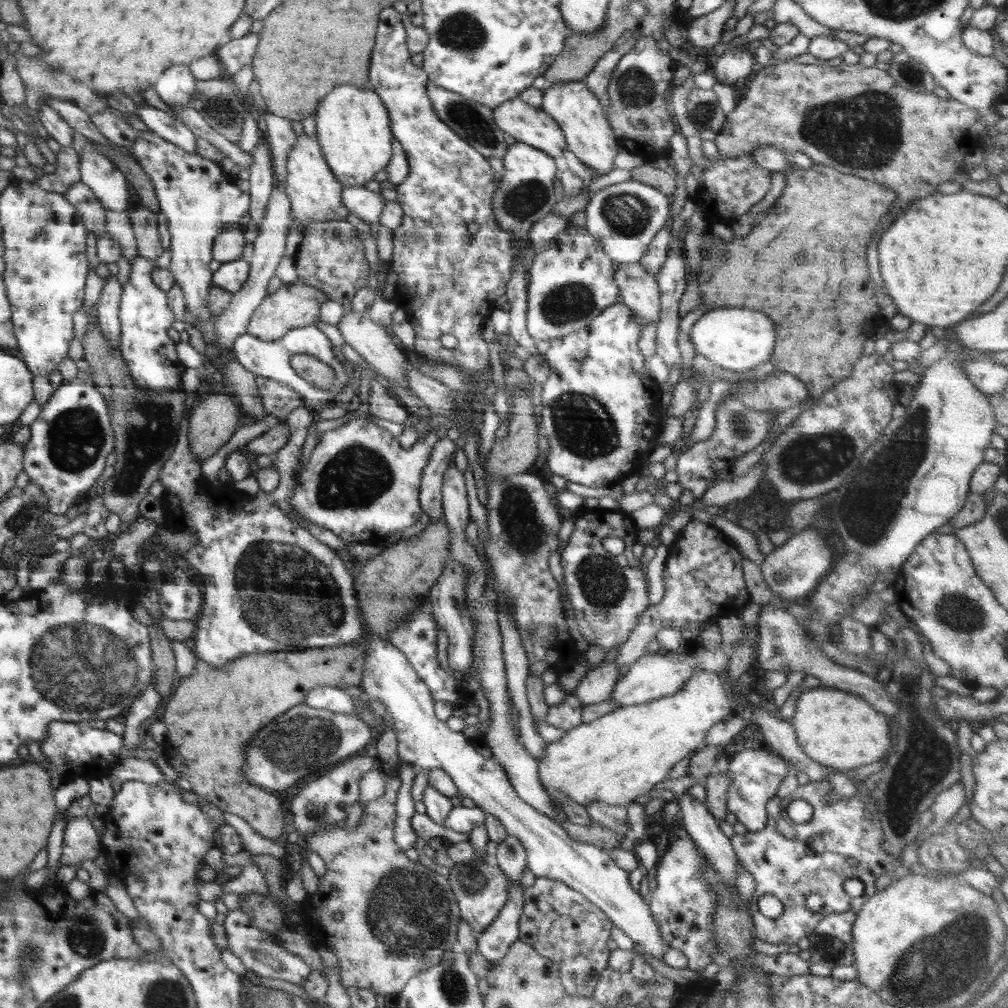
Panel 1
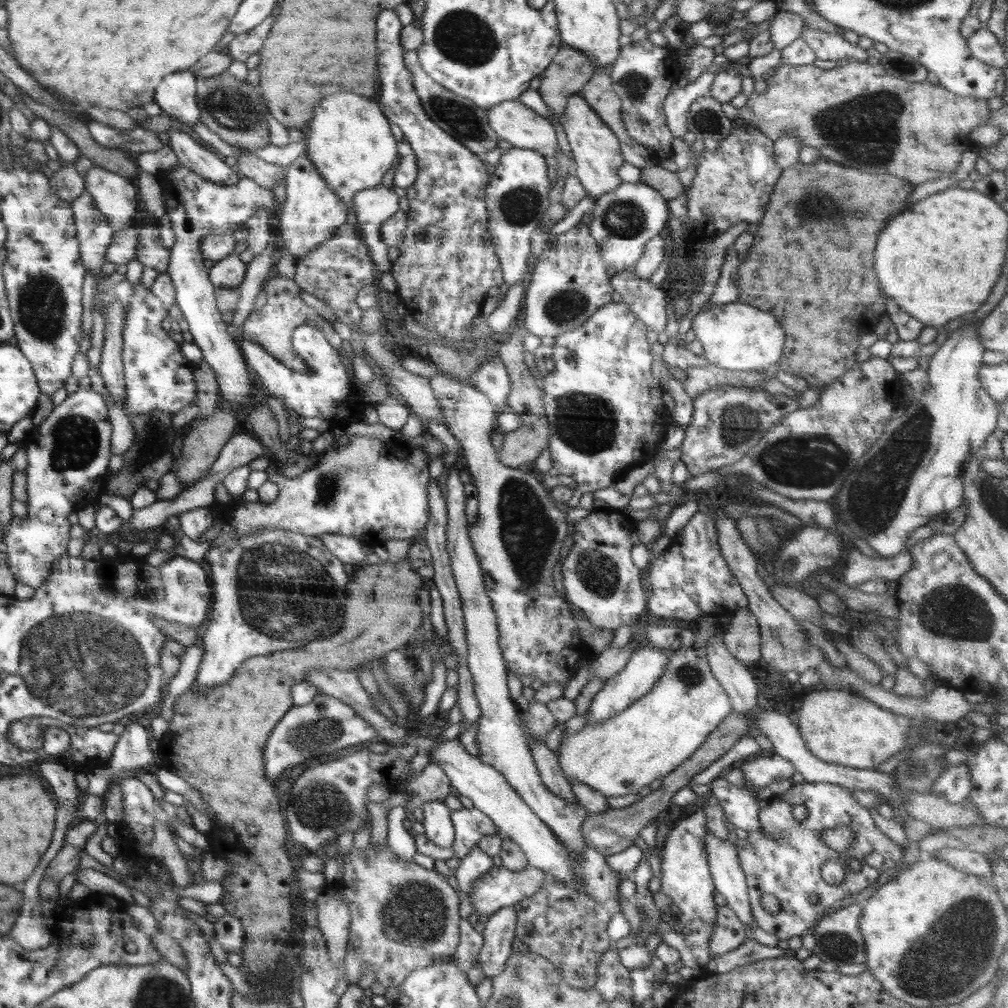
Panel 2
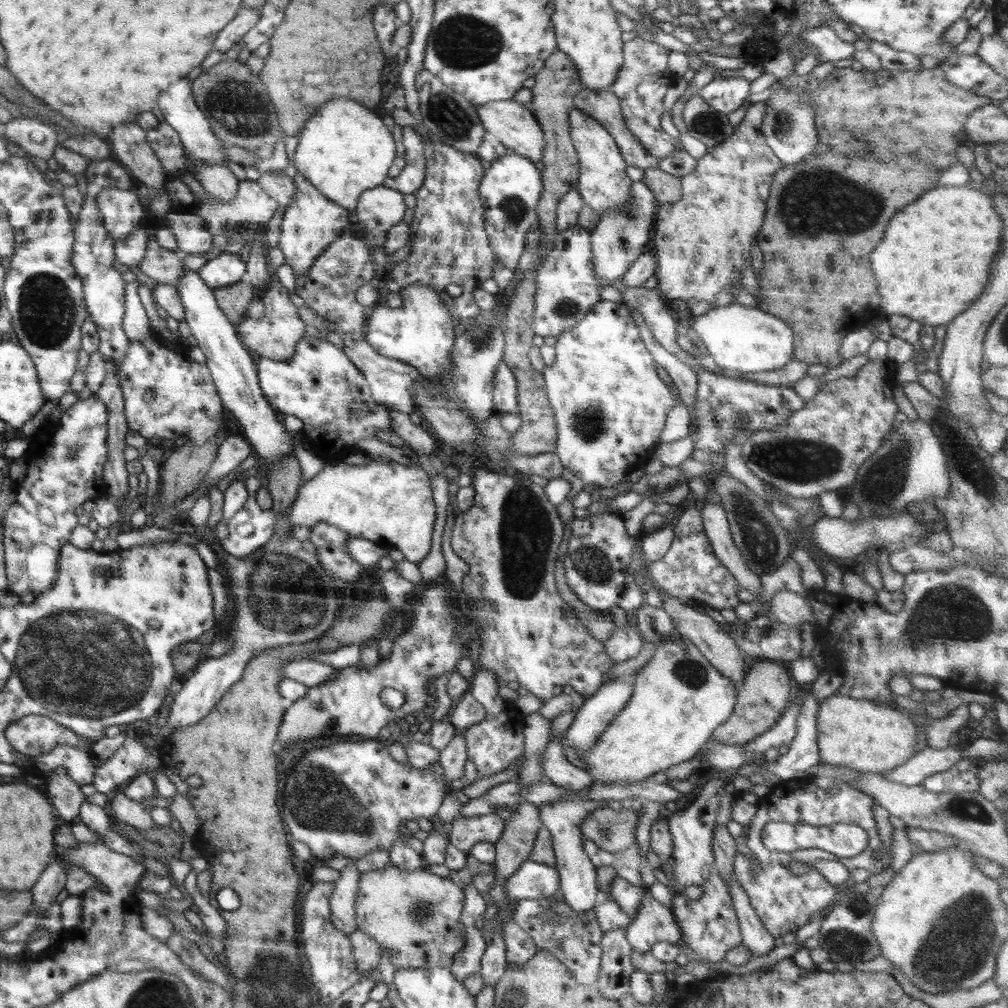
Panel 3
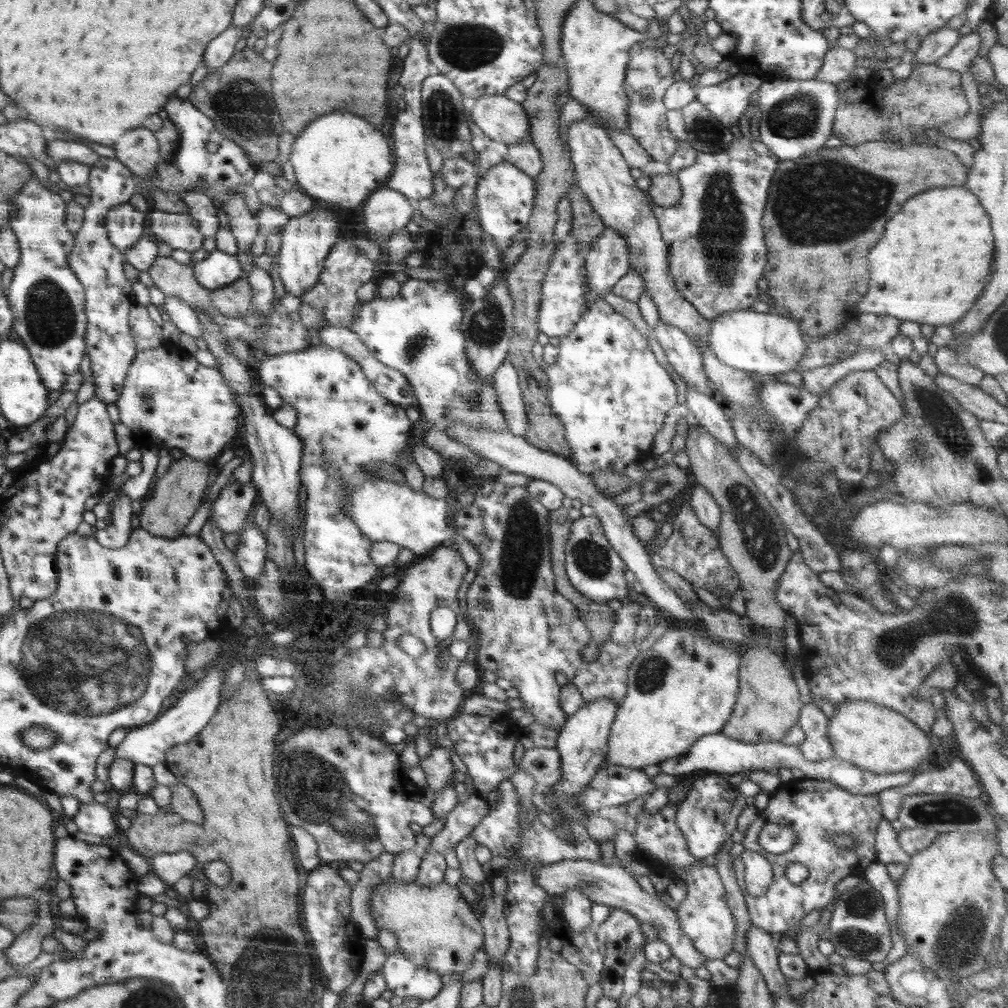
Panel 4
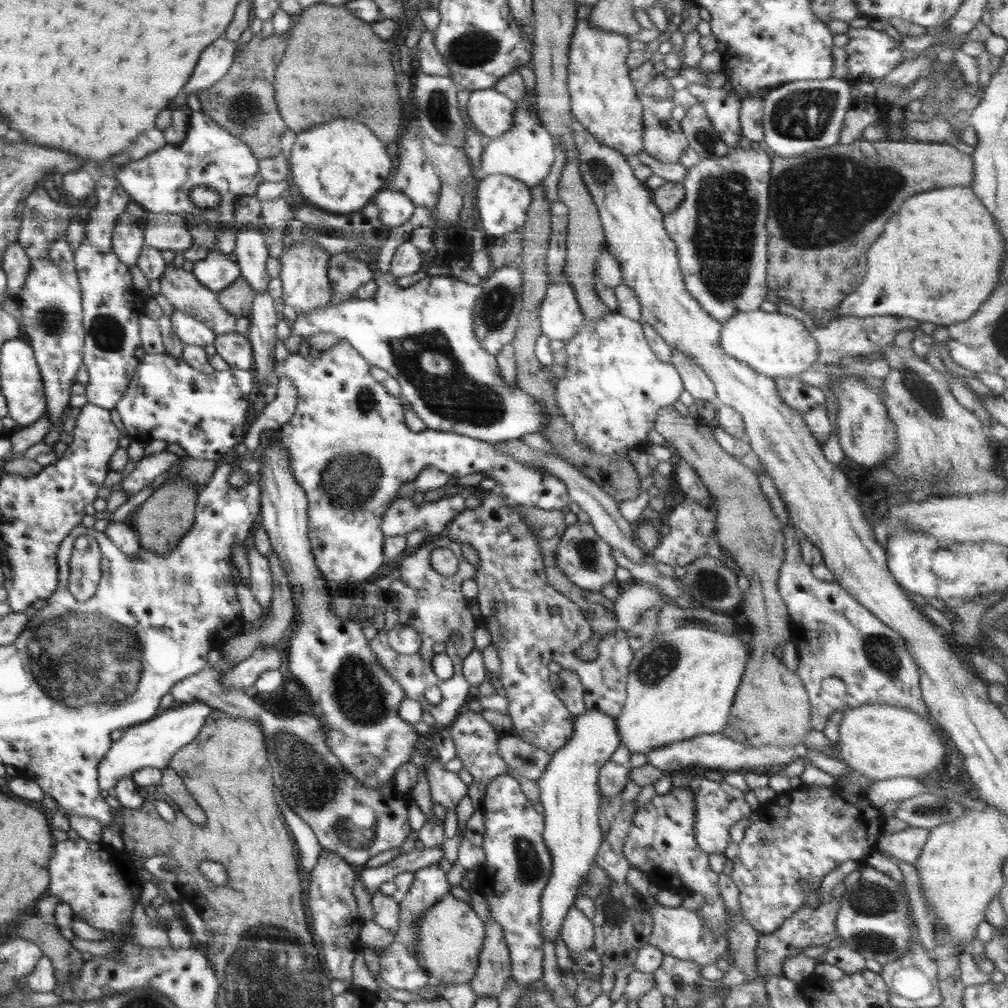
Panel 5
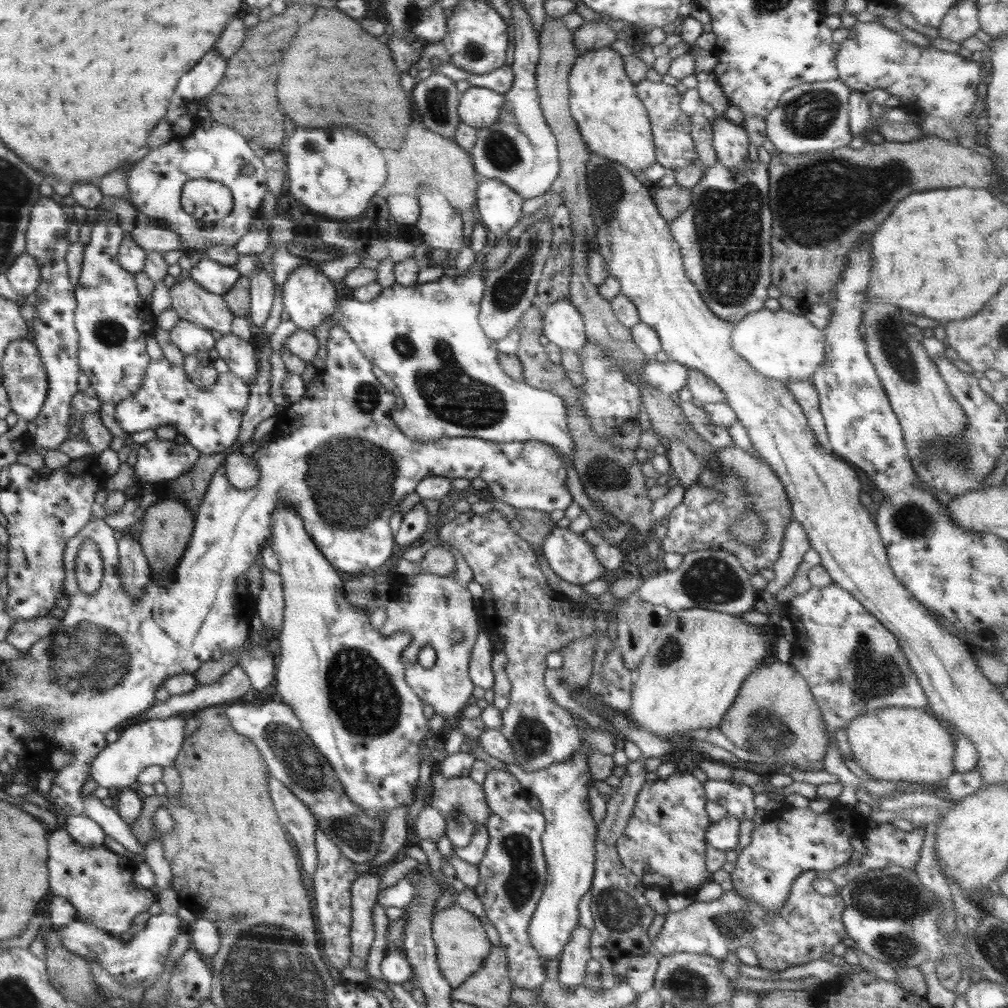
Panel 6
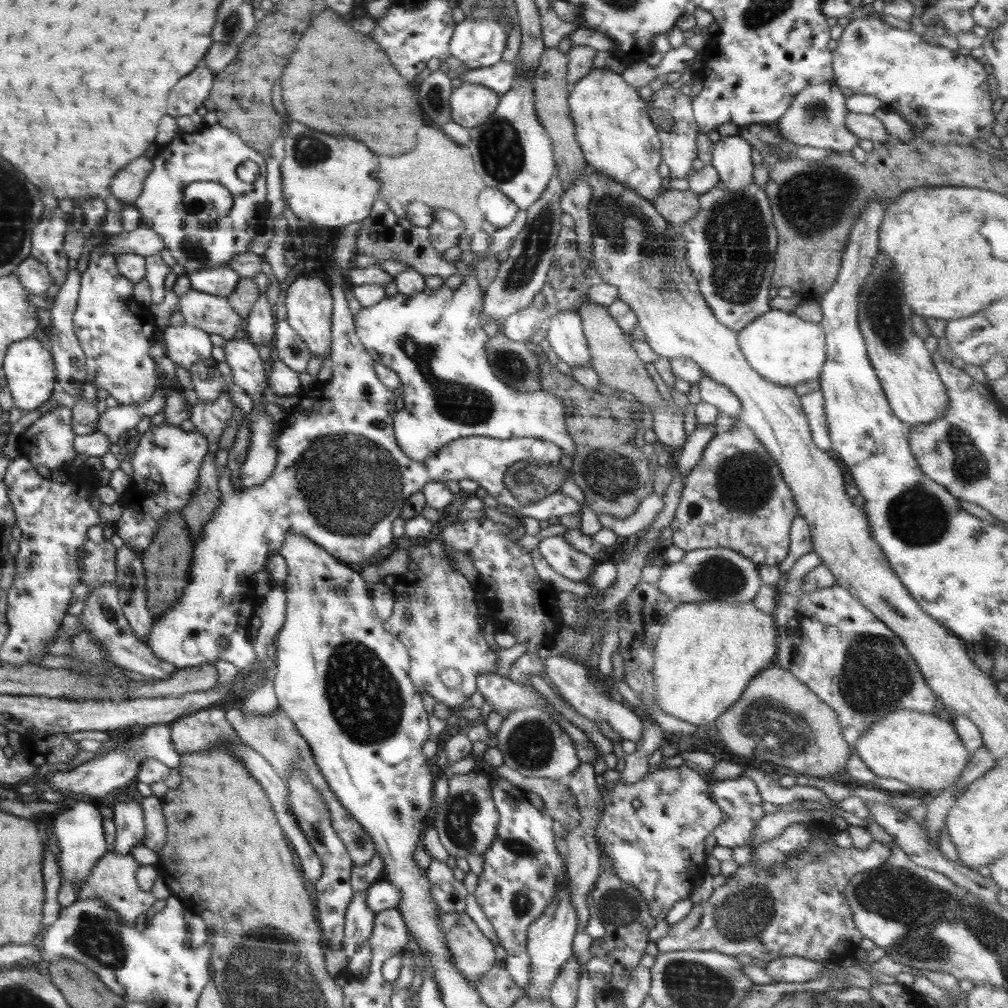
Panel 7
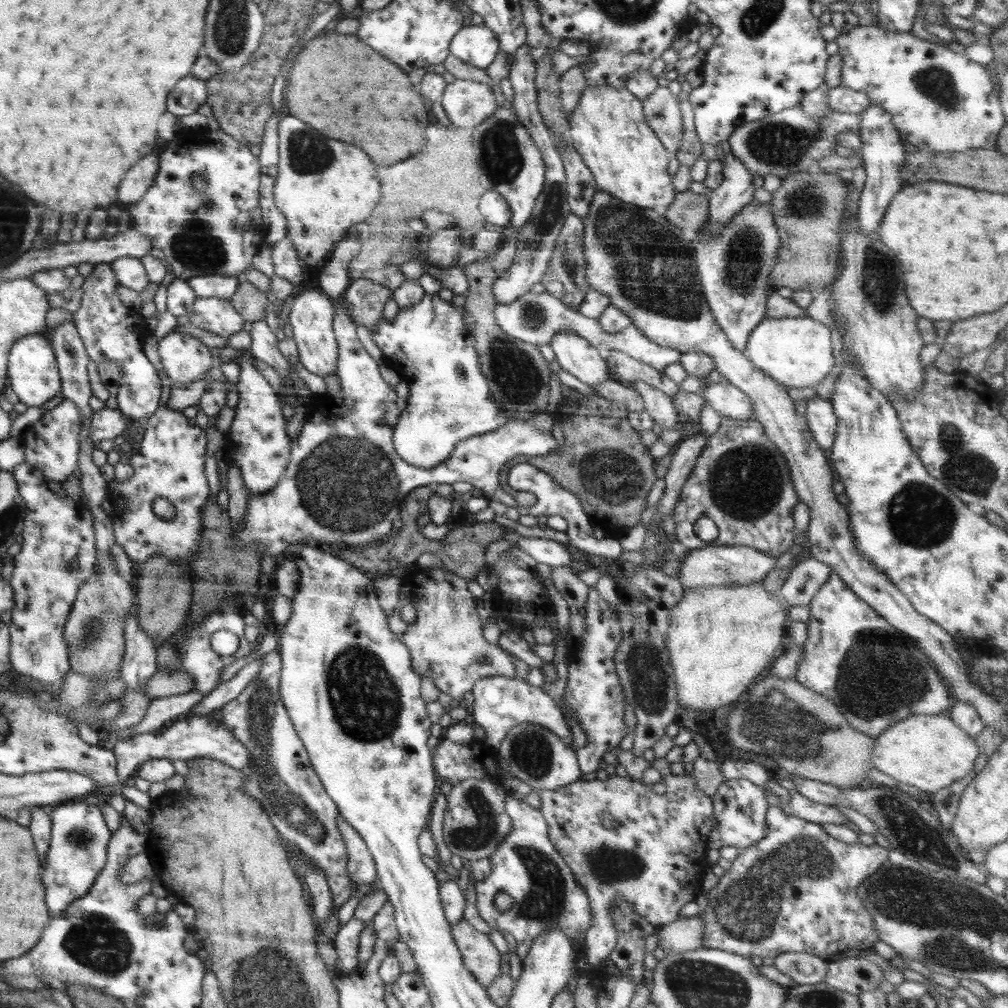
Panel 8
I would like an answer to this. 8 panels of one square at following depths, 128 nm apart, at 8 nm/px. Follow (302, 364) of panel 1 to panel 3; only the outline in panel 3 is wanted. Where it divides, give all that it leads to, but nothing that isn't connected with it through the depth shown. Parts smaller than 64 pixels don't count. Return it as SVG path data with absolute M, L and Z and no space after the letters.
M277 278L270 280L264 290L264 297L267 303L264 315L259 319L246 317L235 323L236 332L239 334L240 341L257 352L260 357L276 360L289 359L294 356L298 341L306 333L306 323L300 319L298 307L290 301L288 291Z

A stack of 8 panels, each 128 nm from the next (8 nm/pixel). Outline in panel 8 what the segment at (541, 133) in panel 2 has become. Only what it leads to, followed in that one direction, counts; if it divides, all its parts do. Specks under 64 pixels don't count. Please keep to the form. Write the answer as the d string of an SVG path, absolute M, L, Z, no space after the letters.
M456 79L447 84L440 104L452 125L473 128L484 122L499 107L497 94L486 83Z

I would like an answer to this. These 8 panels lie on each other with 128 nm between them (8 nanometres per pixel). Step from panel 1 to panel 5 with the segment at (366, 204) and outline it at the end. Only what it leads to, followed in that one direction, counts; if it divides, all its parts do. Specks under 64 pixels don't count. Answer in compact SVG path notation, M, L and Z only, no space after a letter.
M382 188L371 200L377 206L384 226L394 229L408 222L414 215L415 205L410 197L396 189Z

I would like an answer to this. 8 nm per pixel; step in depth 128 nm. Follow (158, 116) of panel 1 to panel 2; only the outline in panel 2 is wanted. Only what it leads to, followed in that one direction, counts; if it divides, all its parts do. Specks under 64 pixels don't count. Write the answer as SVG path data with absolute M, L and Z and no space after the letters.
M182 131L168 132L169 144L176 158L186 168L198 173L214 184L233 185L239 180L238 173L224 163L212 151L203 147Z

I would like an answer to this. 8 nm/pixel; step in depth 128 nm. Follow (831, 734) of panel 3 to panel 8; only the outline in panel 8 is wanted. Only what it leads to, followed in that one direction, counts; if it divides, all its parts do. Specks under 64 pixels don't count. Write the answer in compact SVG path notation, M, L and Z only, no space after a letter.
M940 714L907 717L874 739L874 747L870 751L873 767L929 795L962 780L974 770L979 757L974 739L954 724L951 718Z

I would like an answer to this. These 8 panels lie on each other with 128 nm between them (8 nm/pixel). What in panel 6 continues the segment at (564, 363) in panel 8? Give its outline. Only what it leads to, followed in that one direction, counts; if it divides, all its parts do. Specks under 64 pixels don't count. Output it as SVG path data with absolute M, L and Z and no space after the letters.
M568 298L555 300L543 309L543 335L558 346L558 350L578 354L587 342L583 318L578 309Z

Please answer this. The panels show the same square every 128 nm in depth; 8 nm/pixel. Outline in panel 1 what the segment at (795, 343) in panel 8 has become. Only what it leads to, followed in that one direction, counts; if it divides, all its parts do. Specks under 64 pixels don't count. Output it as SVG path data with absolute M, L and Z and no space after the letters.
M719 308L704 313L689 331L690 341L698 354L705 356L716 369L740 372L769 362L774 352L776 331L773 320L751 308Z

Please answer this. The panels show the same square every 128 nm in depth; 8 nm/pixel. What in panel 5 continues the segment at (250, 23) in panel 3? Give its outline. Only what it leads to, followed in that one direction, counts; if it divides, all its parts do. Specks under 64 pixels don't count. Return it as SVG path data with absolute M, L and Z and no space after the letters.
M225 36L215 40L202 52L202 60L194 67L183 88L187 94L197 94L216 84L232 66L238 43Z

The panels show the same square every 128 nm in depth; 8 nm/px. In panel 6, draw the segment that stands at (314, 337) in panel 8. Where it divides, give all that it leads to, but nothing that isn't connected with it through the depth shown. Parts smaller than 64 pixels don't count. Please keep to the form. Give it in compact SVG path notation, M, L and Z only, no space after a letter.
M313 260L306 261L289 274L288 280L284 283L283 292L283 310L286 310L297 328L315 332L315 328L324 324L335 311L338 303L338 294L336 293L335 282L329 280L320 270L318 263Z

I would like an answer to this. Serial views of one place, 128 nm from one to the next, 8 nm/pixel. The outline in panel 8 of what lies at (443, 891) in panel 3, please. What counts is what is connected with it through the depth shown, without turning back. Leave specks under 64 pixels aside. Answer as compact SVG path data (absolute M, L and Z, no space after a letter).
M464 918L451 926L451 931L468 971L482 986L486 987L494 982L501 974L501 954L488 935L474 929Z

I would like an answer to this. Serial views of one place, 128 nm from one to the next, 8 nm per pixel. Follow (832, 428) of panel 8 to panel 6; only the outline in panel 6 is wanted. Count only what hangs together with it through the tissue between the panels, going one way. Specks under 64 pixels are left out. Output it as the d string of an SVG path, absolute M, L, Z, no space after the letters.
M794 380L786 382L790 392L796 397L797 403L802 407L809 427L813 430L818 442L829 448L829 438L825 429L825 422L819 407L819 394L816 386L810 380Z

